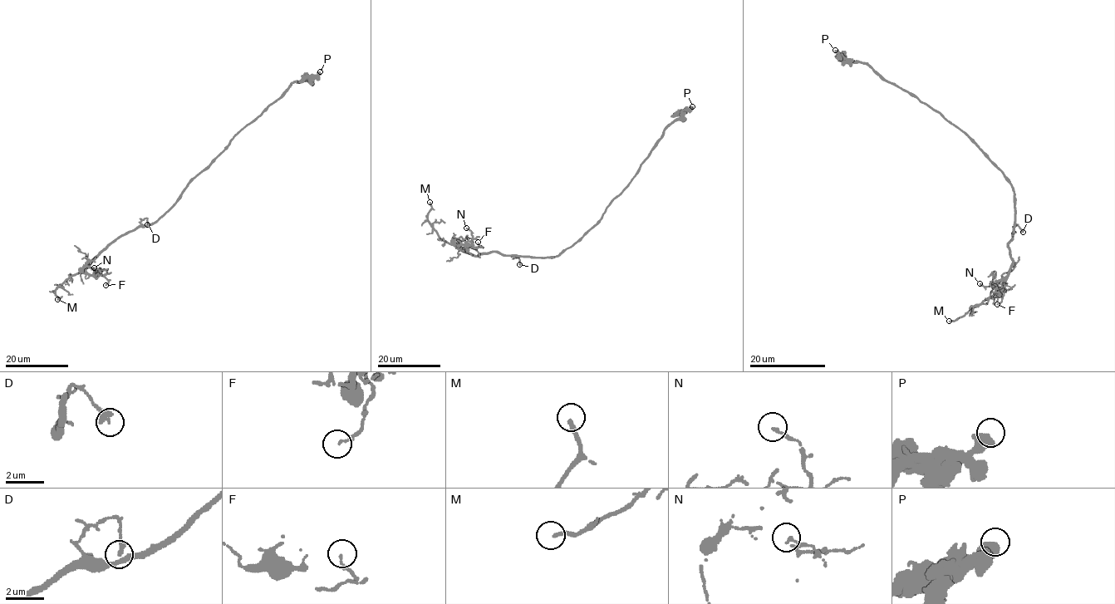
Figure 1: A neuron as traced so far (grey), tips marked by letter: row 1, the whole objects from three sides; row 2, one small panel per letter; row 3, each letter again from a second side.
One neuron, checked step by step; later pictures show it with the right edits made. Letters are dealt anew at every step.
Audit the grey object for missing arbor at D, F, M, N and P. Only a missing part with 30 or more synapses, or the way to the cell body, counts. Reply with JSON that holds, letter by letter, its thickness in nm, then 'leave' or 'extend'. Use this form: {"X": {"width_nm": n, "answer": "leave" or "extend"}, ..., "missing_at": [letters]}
{"D": {"width_nm": 280, "answer": "leave"}, "F": {"width_nm": 120, "answer": "leave"}, "M": {"width_nm": 200, "answer": "extend"}, "N": {"width_nm": 160, "answer": "leave"}, "P": {"width_nm": 600, "answer": "leave"}, "missing_at": ["M"]}

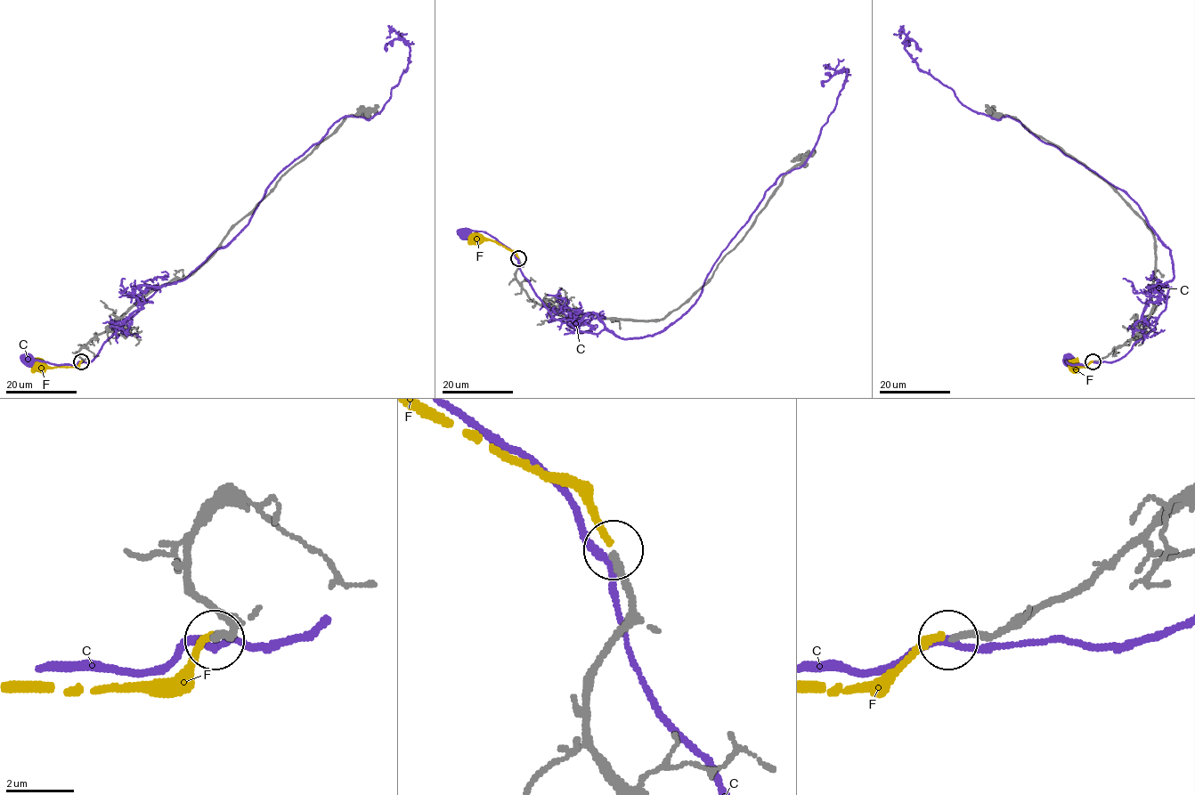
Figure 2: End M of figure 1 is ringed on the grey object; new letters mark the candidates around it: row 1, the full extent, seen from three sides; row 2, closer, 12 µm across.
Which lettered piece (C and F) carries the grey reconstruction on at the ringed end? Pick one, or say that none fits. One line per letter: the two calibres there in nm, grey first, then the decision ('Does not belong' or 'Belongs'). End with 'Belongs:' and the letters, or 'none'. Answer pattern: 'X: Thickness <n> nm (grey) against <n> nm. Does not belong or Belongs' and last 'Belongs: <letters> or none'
C: Thickness 220 nm (grey) against 200 nm. Does not belong
F: Thickness 200 nm (grey) against 200 nm. Does not belong
Belongs: none

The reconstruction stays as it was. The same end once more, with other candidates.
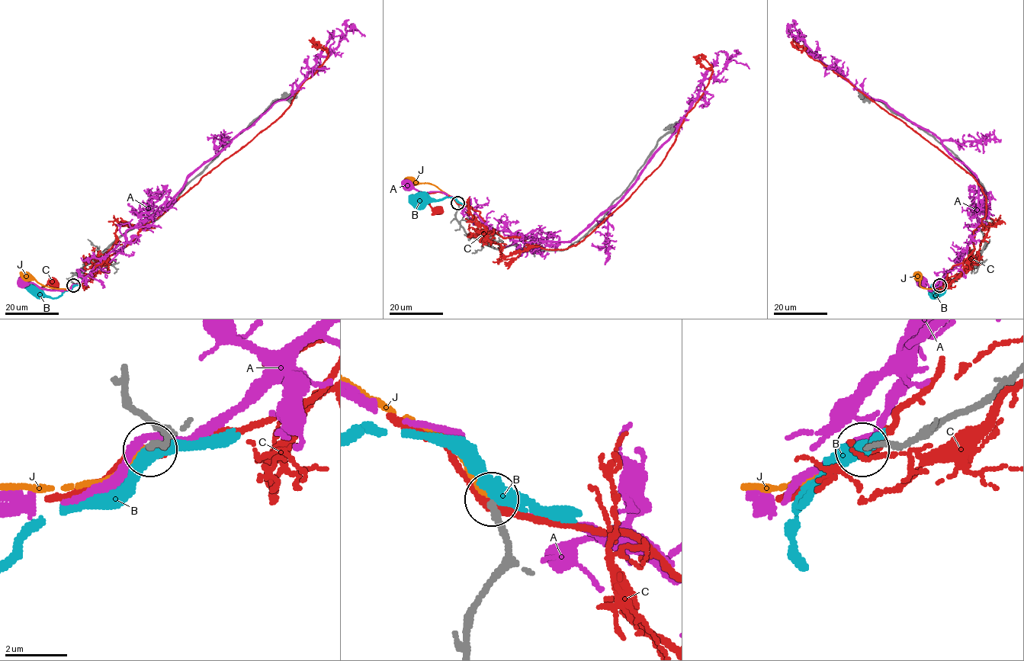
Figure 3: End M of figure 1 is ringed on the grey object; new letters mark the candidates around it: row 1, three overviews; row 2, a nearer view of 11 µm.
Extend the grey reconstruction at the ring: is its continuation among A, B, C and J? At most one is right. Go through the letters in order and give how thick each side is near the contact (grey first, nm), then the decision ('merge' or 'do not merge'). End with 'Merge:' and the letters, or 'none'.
A: calibres 240 and 240 nm; do not merge
B: calibres 220 and 440 nm; do not merge
C: calibres 240 and 240 nm; do not merge
J: calibres 220 and 200 nm; merge
Merge: J

